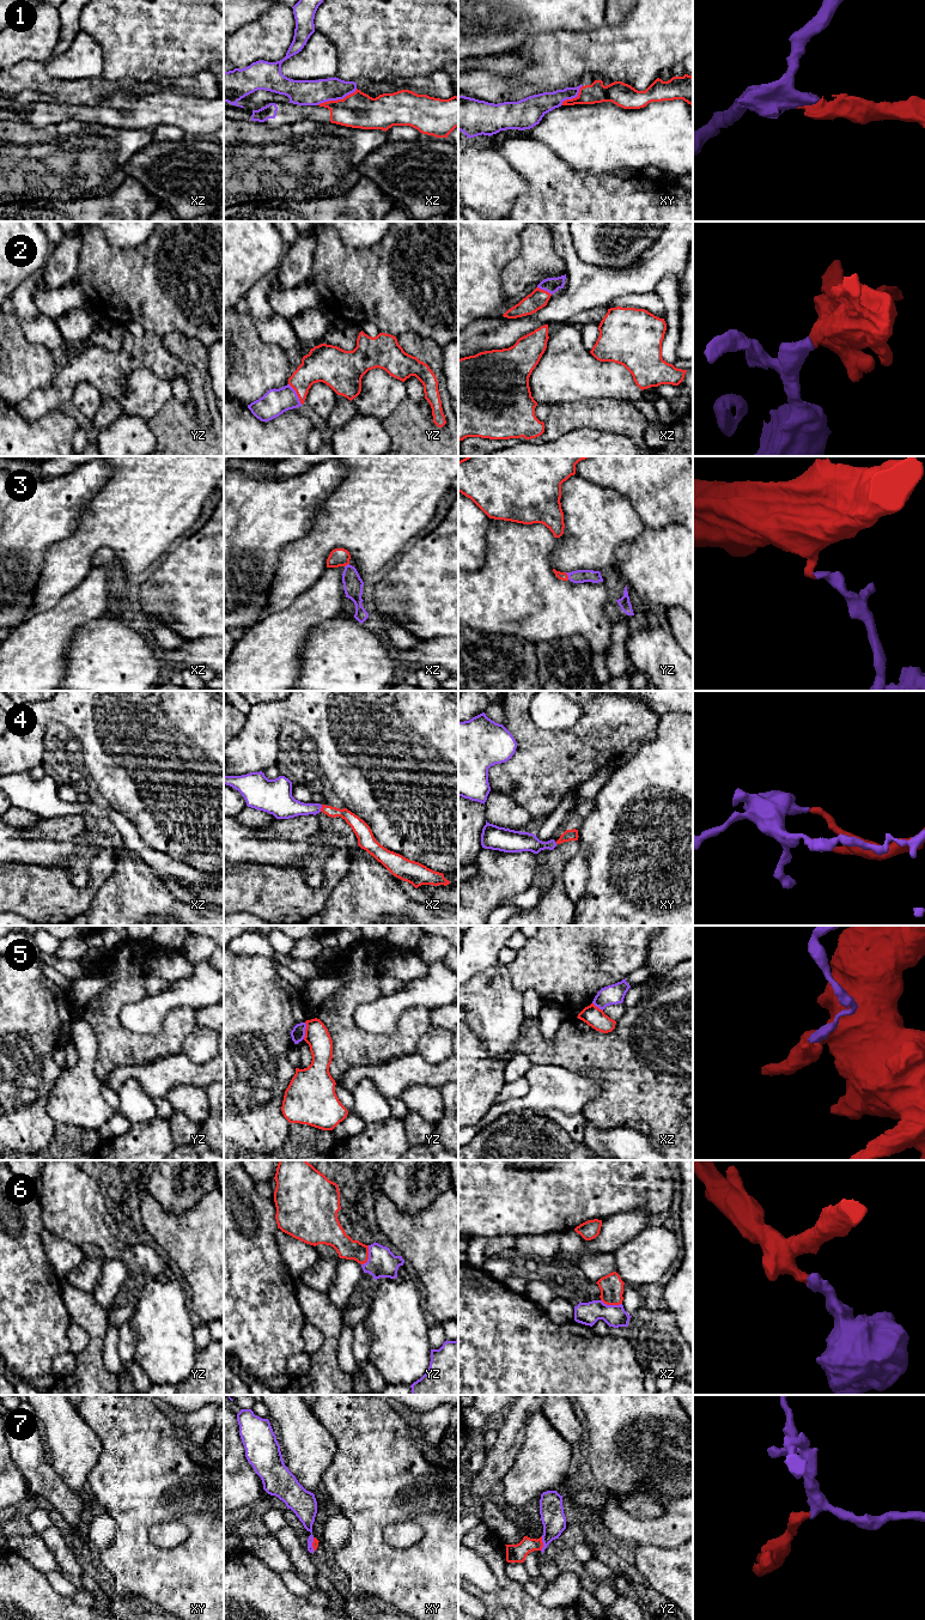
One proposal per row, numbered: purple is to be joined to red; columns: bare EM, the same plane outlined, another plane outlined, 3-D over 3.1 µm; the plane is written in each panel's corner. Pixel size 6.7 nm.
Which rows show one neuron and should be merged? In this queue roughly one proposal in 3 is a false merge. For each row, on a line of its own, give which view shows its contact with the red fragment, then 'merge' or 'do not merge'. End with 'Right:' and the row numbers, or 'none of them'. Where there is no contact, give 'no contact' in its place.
1: xz | merge
2: yz | merge
3: yz | merge
4: xz | merge
5: yz | do not merge
6: yz | merge
7: yz | merge
Right: 1, 2, 3, 4, 6, 7

